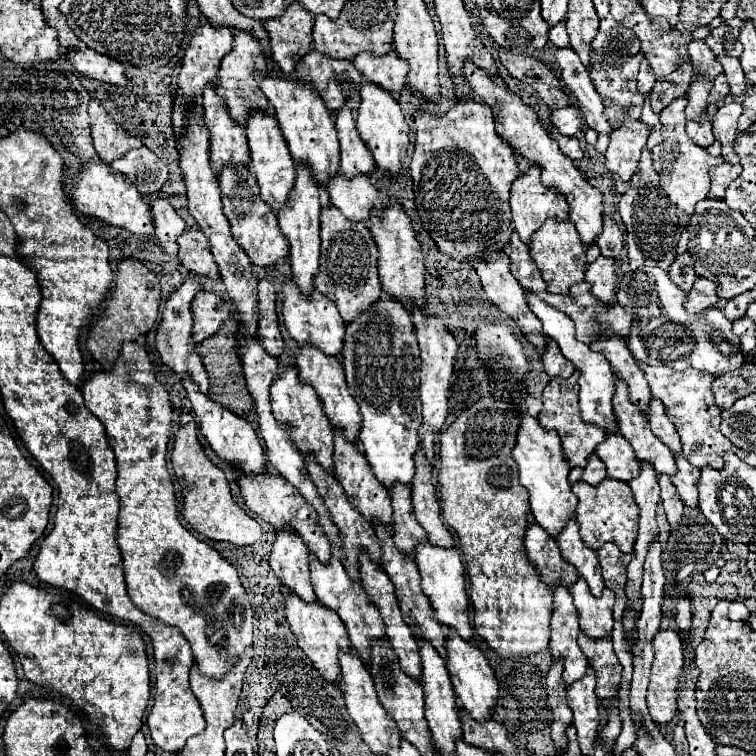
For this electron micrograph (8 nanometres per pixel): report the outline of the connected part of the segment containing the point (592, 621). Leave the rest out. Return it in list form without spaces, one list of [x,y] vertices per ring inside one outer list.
[[[579,579],[571,587],[571,595],[575,601],[575,607],[579,611],[579,625],[581,631],[585,631],[591,639],[603,639],[611,635],[613,629],[613,603],[615,595],[609,589],[603,589],[601,599],[589,595],[589,587],[585,587],[585,581]]]

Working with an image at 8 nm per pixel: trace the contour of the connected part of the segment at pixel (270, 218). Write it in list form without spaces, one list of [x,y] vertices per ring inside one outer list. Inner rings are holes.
[[[225,167],[219,175],[219,185],[221,185],[221,195],[223,195],[221,197],[223,209],[231,223],[233,237],[245,249],[249,259],[259,267],[273,267],[277,263],[283,263],[289,255],[289,245],[277,225],[275,213],[269,209],[269,205],[265,201],[261,201],[255,175],[247,167],[243,167],[243,169]]]

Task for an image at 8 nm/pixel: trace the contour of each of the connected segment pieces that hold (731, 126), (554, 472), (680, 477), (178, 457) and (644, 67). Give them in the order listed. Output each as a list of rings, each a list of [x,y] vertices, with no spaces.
[[[725,103],[713,115],[713,133],[721,143],[721,157],[727,163],[739,163],[737,153],[733,151],[733,141],[737,137],[737,119],[741,115],[739,103]]]
[[[521,405],[521,431],[517,433],[517,445],[513,449],[513,459],[519,465],[519,479],[521,485],[531,495],[531,513],[535,521],[553,537],[563,531],[571,519],[575,519],[577,509],[577,497],[571,491],[571,485],[567,481],[569,475],[569,463],[565,463],[561,441],[557,439],[555,431],[545,431],[537,419],[533,419],[527,413],[527,407]]]
[[[679,455],[677,459],[677,475],[671,479],[675,489],[677,489],[677,495],[681,497],[681,501],[691,507],[691,509],[697,509],[697,497],[699,497],[699,491],[697,491],[697,483],[699,483],[699,469],[693,467],[683,455]]]
[[[191,421],[175,431],[171,465],[173,465],[175,477],[185,483],[185,487],[181,491],[181,497],[183,497],[181,515],[197,533],[201,533],[209,539],[215,539],[215,541],[229,541],[233,545],[253,545],[261,537],[261,533],[263,533],[261,525],[253,517],[249,517],[241,507],[237,507],[237,503],[231,497],[231,489],[225,479],[225,473],[207,459],[201,443],[197,439],[195,421]]]
[[[643,59],[641,61],[641,71],[639,71],[639,93],[643,95],[643,97],[649,97],[651,95],[651,91],[653,91],[653,85],[655,85],[655,75],[653,75],[653,71],[651,71],[651,67],[649,67],[649,63]]]

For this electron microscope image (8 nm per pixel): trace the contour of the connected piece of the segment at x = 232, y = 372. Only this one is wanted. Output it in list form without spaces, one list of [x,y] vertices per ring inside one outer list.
[[[219,329],[213,337],[201,341],[195,347],[195,353],[203,359],[203,365],[207,369],[209,375],[209,393],[211,399],[221,403],[221,407],[227,407],[229,411],[233,411],[239,417],[245,417],[253,405],[253,399],[247,391],[245,379],[243,379],[243,371],[241,371],[241,361],[237,355],[237,337],[229,331],[229,329]]]

